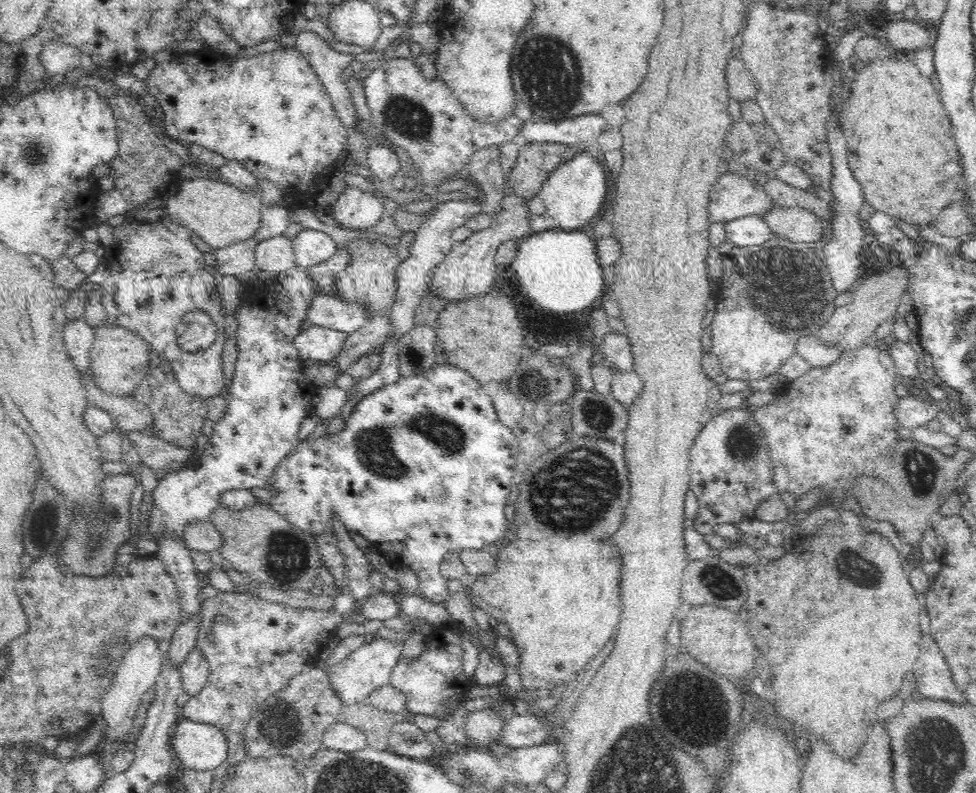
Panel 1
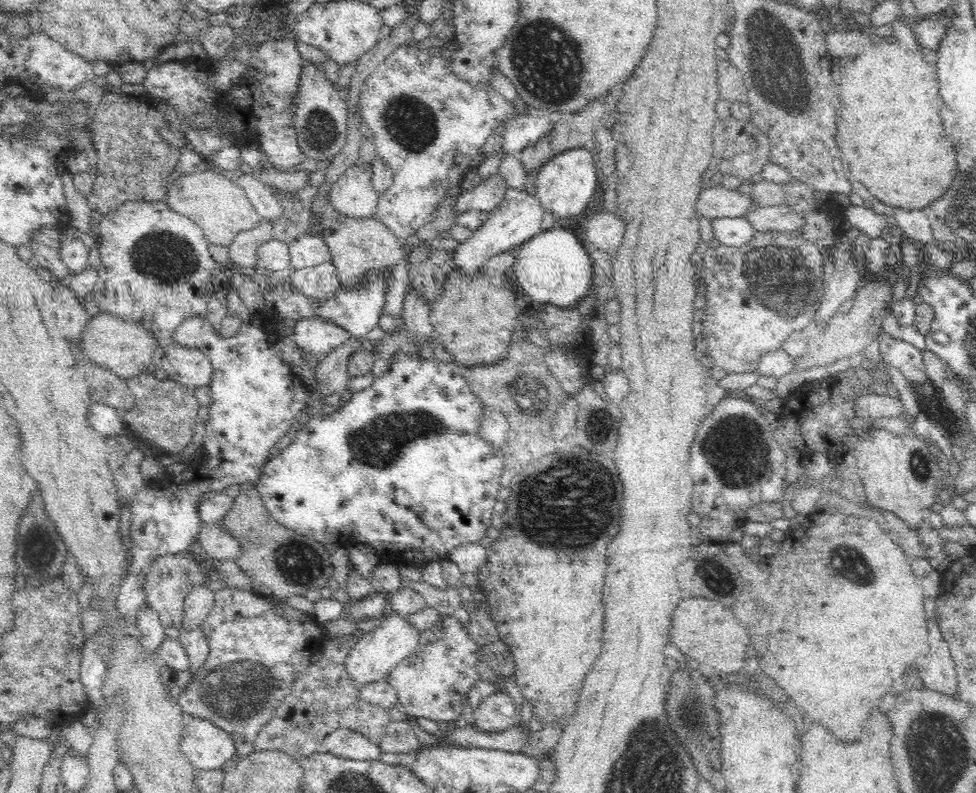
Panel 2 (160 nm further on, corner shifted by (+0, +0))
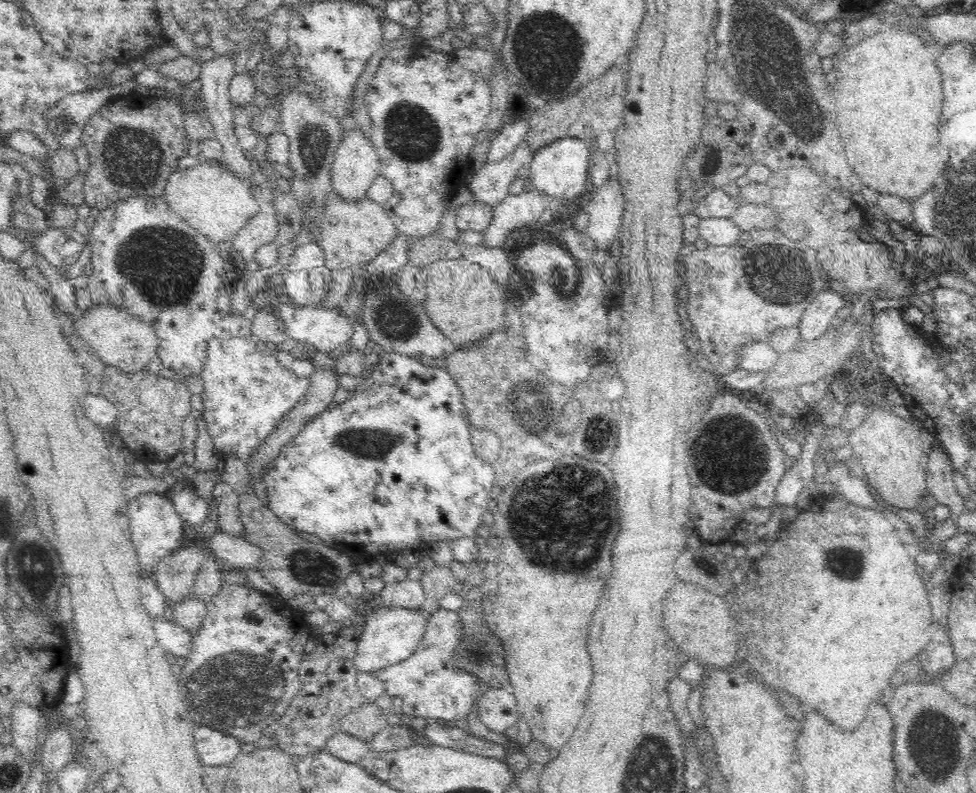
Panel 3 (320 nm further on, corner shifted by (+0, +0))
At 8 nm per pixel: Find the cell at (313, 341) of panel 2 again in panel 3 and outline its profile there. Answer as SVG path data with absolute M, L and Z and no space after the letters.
M279 304L281 319L285 322L285 332L294 340L303 342L308 350L331 355L342 344L349 343L354 332L354 321L340 307L325 308L323 305L307 304L301 306Z

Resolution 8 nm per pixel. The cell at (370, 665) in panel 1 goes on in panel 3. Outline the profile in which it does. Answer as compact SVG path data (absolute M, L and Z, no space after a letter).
M382 607L362 615L358 620L363 620L361 636L357 645L354 663L359 672L375 674L382 667L392 666L400 661L405 661L423 640L424 630L430 615L420 609L400 607Z

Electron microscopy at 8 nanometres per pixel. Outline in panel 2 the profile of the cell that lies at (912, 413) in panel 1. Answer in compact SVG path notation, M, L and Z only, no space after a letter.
M893 393L886 395L868 394L856 400L857 414L863 419L876 419L884 417L900 417L904 408L900 399Z

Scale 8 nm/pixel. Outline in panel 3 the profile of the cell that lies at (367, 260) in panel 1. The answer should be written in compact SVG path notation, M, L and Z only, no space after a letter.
M332 190L319 218L318 244L323 248L326 268L332 271L349 266L360 268L372 262L397 234L397 228L382 204L370 197L350 201Z

